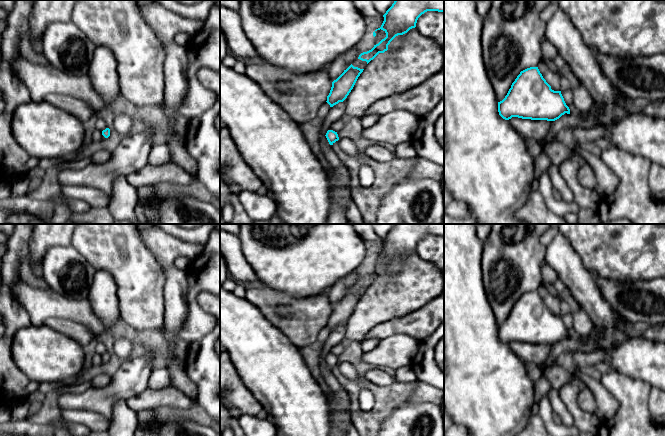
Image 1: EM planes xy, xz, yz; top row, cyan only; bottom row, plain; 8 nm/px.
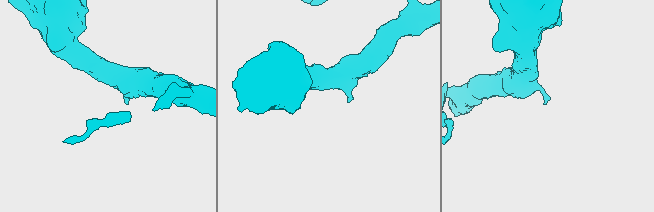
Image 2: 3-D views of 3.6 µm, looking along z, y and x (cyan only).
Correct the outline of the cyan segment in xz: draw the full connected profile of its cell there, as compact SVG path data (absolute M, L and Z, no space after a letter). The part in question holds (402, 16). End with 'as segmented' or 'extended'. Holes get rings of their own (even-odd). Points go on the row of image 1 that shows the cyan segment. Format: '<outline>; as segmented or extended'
M395 0L383 15L381 27L375 30L383 30L386 37L371 50L361 53L358 59L368 64L379 53L387 51L390 42L415 28L418 18L427 11L444 12L444 0Z; as segmented

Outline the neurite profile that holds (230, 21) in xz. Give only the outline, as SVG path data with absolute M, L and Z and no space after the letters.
M220 6L220 28L233 55L242 58L259 58L253 44L242 29L238 11Z

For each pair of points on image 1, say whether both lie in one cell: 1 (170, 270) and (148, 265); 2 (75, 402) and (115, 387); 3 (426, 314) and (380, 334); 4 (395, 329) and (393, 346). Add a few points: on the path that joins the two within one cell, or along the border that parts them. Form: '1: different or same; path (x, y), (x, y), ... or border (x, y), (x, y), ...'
1: different; border (148, 248), (164, 272), (164, 291)
2: same; path (85, 401), (102, 400), (105, 397)
3: same; path (415, 324), (391, 327)
4: different; border (417, 338), (403, 334), (393, 334), (380, 341)

